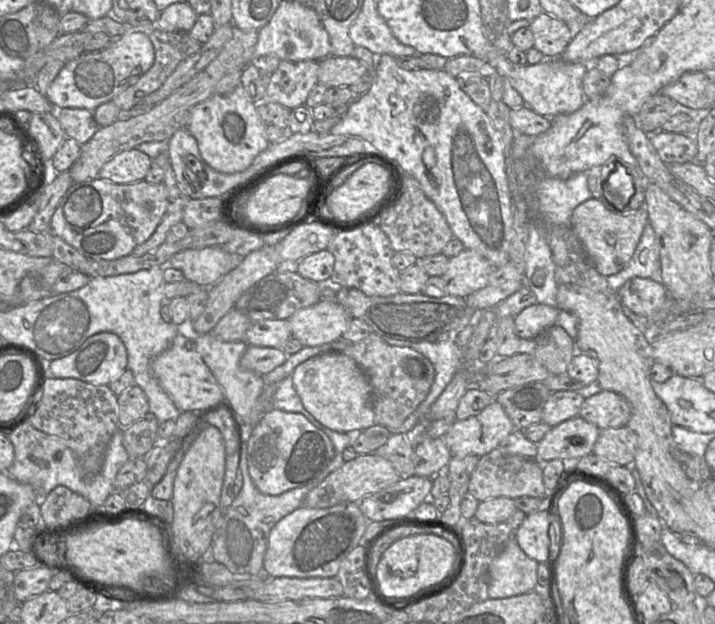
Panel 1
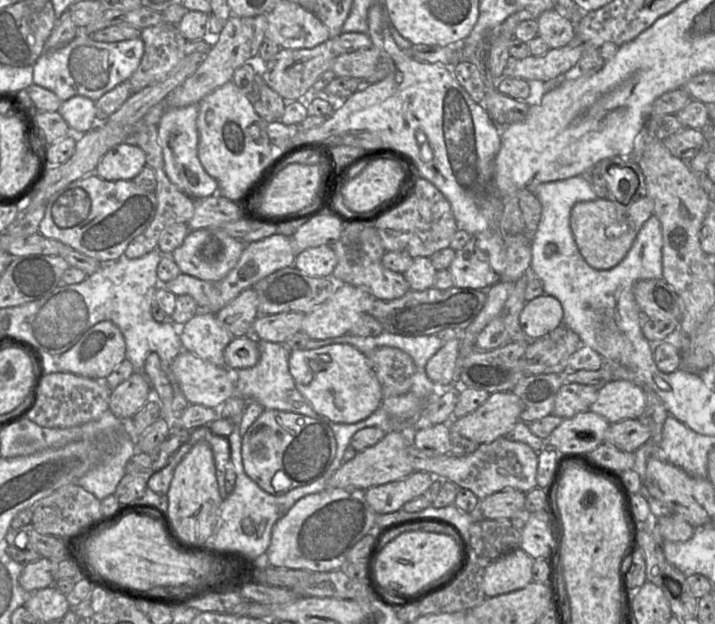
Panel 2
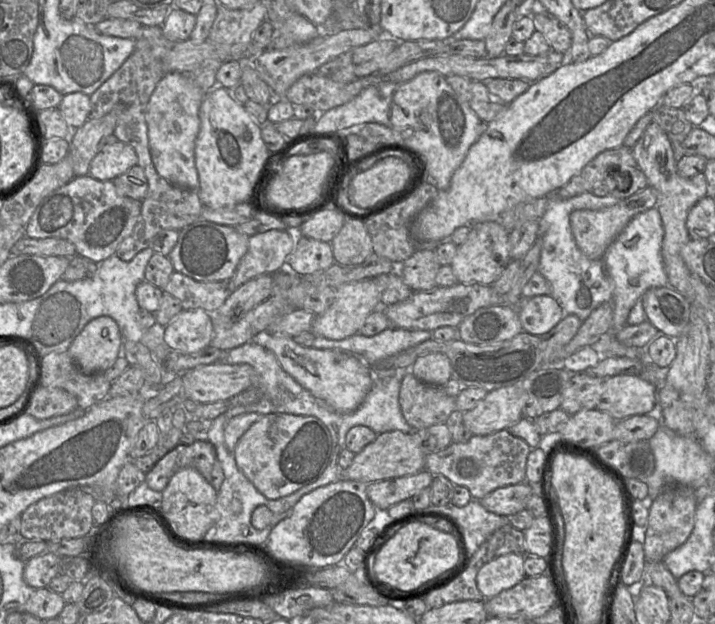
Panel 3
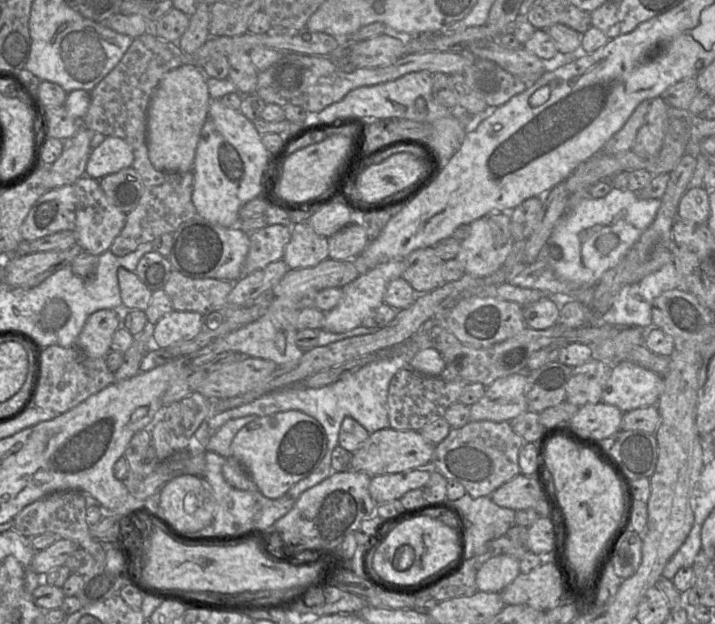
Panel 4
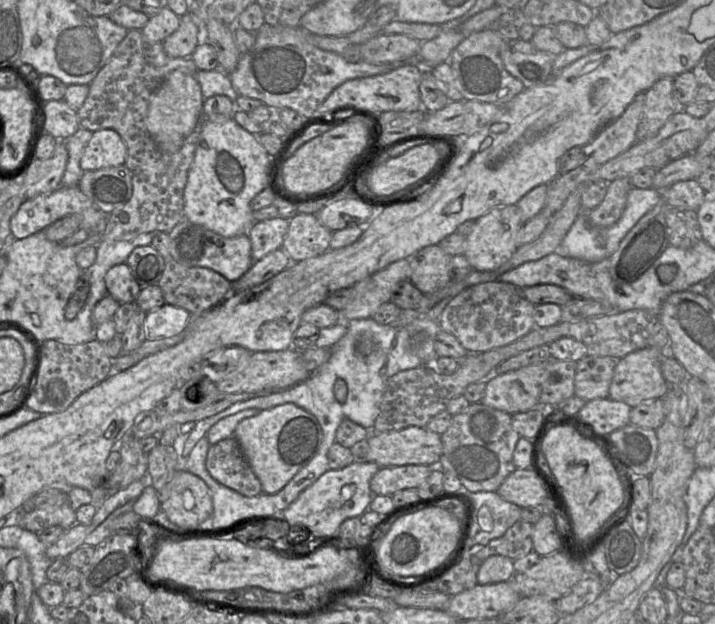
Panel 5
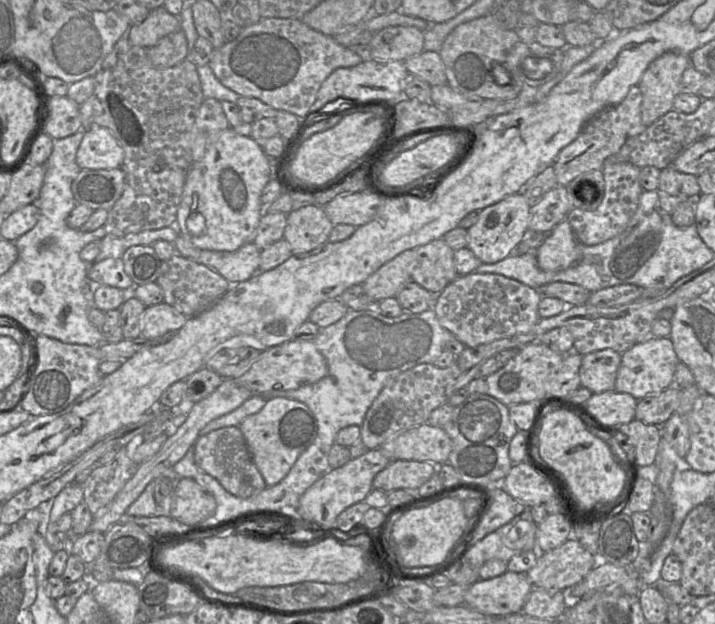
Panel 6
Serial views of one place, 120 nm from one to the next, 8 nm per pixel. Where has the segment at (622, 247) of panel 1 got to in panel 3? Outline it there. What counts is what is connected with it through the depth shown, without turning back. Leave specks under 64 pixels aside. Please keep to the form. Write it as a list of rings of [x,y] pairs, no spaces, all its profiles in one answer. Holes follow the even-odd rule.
[[[647,186],[643,190],[621,200],[614,206],[594,210],[575,210],[570,214],[570,225],[579,249],[590,259],[601,259],[609,245],[624,230],[627,224],[638,214],[656,207],[657,191]]]

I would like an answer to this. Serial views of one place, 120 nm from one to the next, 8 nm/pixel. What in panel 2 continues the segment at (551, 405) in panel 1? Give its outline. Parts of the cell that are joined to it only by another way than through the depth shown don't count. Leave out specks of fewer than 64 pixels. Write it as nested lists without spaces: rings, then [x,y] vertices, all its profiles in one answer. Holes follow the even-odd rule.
[[[563,383],[555,396],[552,415],[569,419],[588,411],[596,401],[600,388],[579,383]]]

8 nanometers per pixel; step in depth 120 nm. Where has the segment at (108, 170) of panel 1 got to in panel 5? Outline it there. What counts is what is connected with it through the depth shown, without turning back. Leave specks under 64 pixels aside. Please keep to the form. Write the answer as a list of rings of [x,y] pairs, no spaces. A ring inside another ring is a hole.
[[[112,129],[93,132],[83,151],[80,167],[83,171],[122,166],[127,157],[127,147],[121,136]]]

